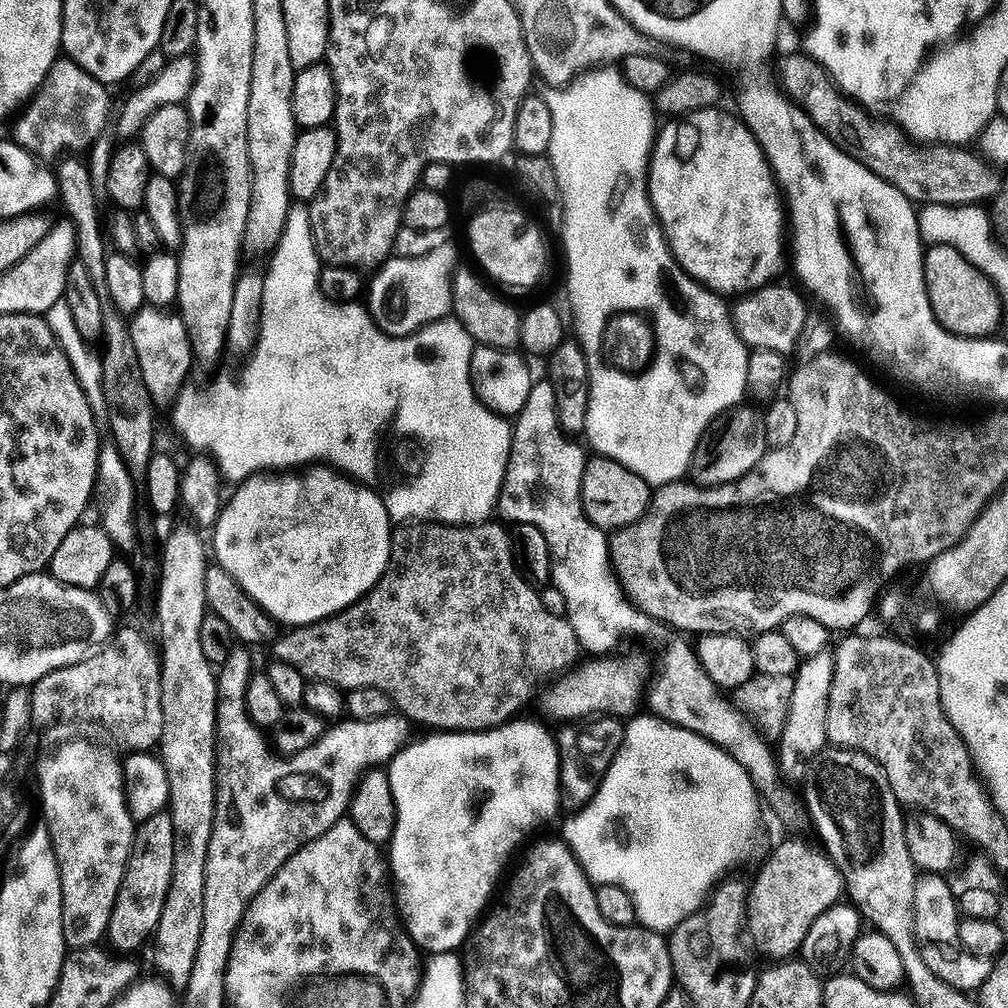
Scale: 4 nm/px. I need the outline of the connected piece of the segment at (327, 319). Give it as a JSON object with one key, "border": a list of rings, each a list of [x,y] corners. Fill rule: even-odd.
{"border":[[[307,207],[290,208],[284,233],[270,258],[272,265],[266,268],[264,278],[260,337],[256,339],[256,347],[247,357],[248,365],[241,370],[237,380],[232,376],[220,376],[205,392],[191,386],[181,388],[180,395],[171,405],[172,424],[176,427],[177,434],[196,451],[196,454],[207,454],[211,457],[219,468],[221,477],[227,483],[229,480],[232,486],[239,486],[257,474],[268,474],[273,470],[300,470],[305,466],[320,465],[334,468],[365,486],[371,486],[383,496],[386,510],[396,522],[424,522],[431,518],[442,524],[471,526],[491,521],[504,491],[504,481],[508,479],[508,463],[512,461],[514,431],[512,432],[511,426],[508,425],[511,423],[499,412],[493,412],[488,416],[492,409],[483,399],[476,404],[479,396],[472,400],[472,395],[476,392],[456,392],[456,388],[452,388],[452,376],[444,376],[444,360],[452,360],[452,356],[440,356],[440,352],[456,352],[456,372],[472,372],[474,359],[472,335],[469,333],[464,336],[467,331],[461,326],[460,321],[449,318],[437,320],[435,324],[413,332],[411,336],[388,336],[377,326],[371,312],[363,303],[341,303],[325,295],[320,288],[322,261],[316,253]]]}

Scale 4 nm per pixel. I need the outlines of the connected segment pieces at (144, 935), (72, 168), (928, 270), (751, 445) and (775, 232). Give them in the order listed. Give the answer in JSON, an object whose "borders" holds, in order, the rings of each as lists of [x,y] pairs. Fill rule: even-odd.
{"borders":[[[[167,811],[156,812],[149,820],[137,827],[136,841],[132,847],[132,857],[122,882],[122,890],[118,894],[118,902],[114,906],[114,914],[110,918],[110,926],[106,937],[107,943],[117,953],[136,954],[144,943],[151,941],[158,930],[158,922],[162,922],[162,910],[166,910],[166,898],[171,892],[174,882],[174,822]]],[[[76,154],[69,155],[59,161],[60,169],[56,168],[54,175],[58,185],[59,203],[64,203],[68,211],[67,216],[76,227],[76,243],[78,245],[78,263],[86,266],[86,274],[94,281],[94,290],[98,290],[98,298],[105,302],[110,301],[110,289],[106,280],[106,266],[108,256],[104,252],[106,243],[105,225],[100,225],[100,204],[96,201],[96,188],[92,185],[94,172],[87,163],[80,161],[81,157]]],[[[941,244],[931,245],[924,253],[924,277],[926,278],[926,286],[928,287],[928,297],[930,298],[930,306],[936,315],[936,321],[943,326],[948,332],[953,332],[956,336],[968,336],[971,340],[979,340],[981,338],[992,338],[997,335],[996,332],[1000,328],[1000,323],[1004,320],[1005,301],[1000,299],[1000,292],[996,285],[992,283],[990,277],[982,274],[970,262],[966,262],[966,258],[956,256],[950,246],[942,246]]],[[[737,407],[723,421],[724,429],[713,440],[711,437],[701,447],[694,465],[695,483],[703,484],[706,488],[726,486],[730,482],[738,482],[746,478],[746,474],[750,474],[750,470],[754,470],[758,462],[762,462],[762,458],[770,450],[767,438],[767,418],[763,411],[758,412],[748,407]]],[[[719,107],[707,108],[705,112],[695,112],[693,116],[685,116],[677,119],[659,129],[656,138],[656,147],[652,149],[652,167],[648,174],[648,186],[651,194],[652,205],[655,206],[655,212],[663,226],[664,235],[671,246],[672,253],[676,261],[684,268],[685,272],[693,280],[708,287],[717,295],[727,296],[734,294],[736,296],[748,295],[751,291],[759,288],[769,287],[782,272],[788,260],[786,253],[786,206],[783,202],[779,184],[776,183],[776,177],[772,172],[771,166],[765,157],[764,151],[760,148],[760,143],[754,138],[754,134],[748,125],[744,123],[739,115],[731,116],[728,112],[720,112]]]]}

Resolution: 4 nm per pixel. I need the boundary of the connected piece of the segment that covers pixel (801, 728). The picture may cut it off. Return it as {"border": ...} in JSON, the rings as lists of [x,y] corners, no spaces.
{"border":[[[825,650],[817,656],[807,657],[801,663],[800,671],[794,678],[796,685],[792,695],[792,705],[788,711],[786,730],[780,735],[778,741],[778,763],[781,773],[789,781],[802,779],[807,774],[812,759],[817,755],[816,760],[829,747],[828,707],[835,666],[833,653]]]}

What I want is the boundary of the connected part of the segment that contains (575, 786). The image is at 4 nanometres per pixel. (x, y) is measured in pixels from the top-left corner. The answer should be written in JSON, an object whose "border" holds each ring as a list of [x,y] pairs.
{"border":[[[597,716],[568,722],[558,732],[561,757],[561,783],[562,792],[573,804],[573,809],[579,810],[585,804],[590,803],[598,794],[598,790],[605,787],[604,779],[610,770],[610,766],[616,763],[616,755],[620,753],[620,747],[624,745],[624,733],[626,724],[623,719],[615,716]]]}

